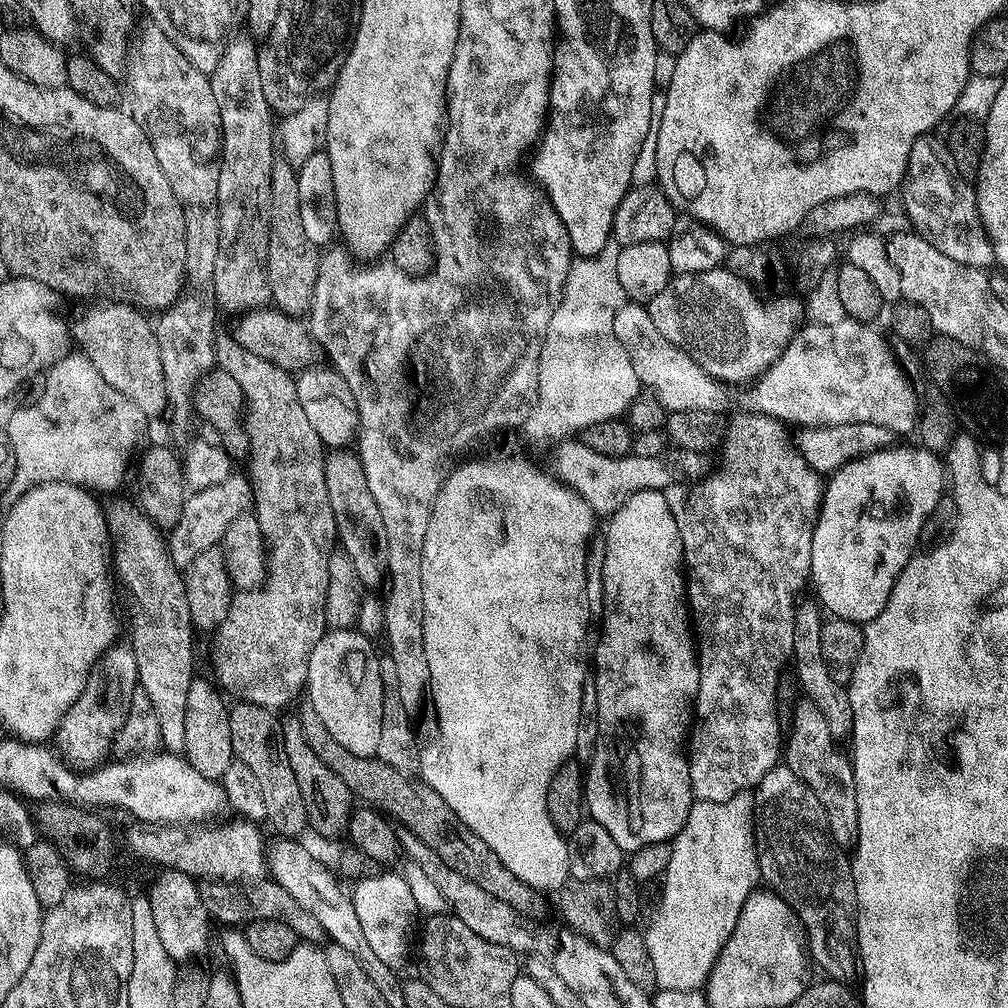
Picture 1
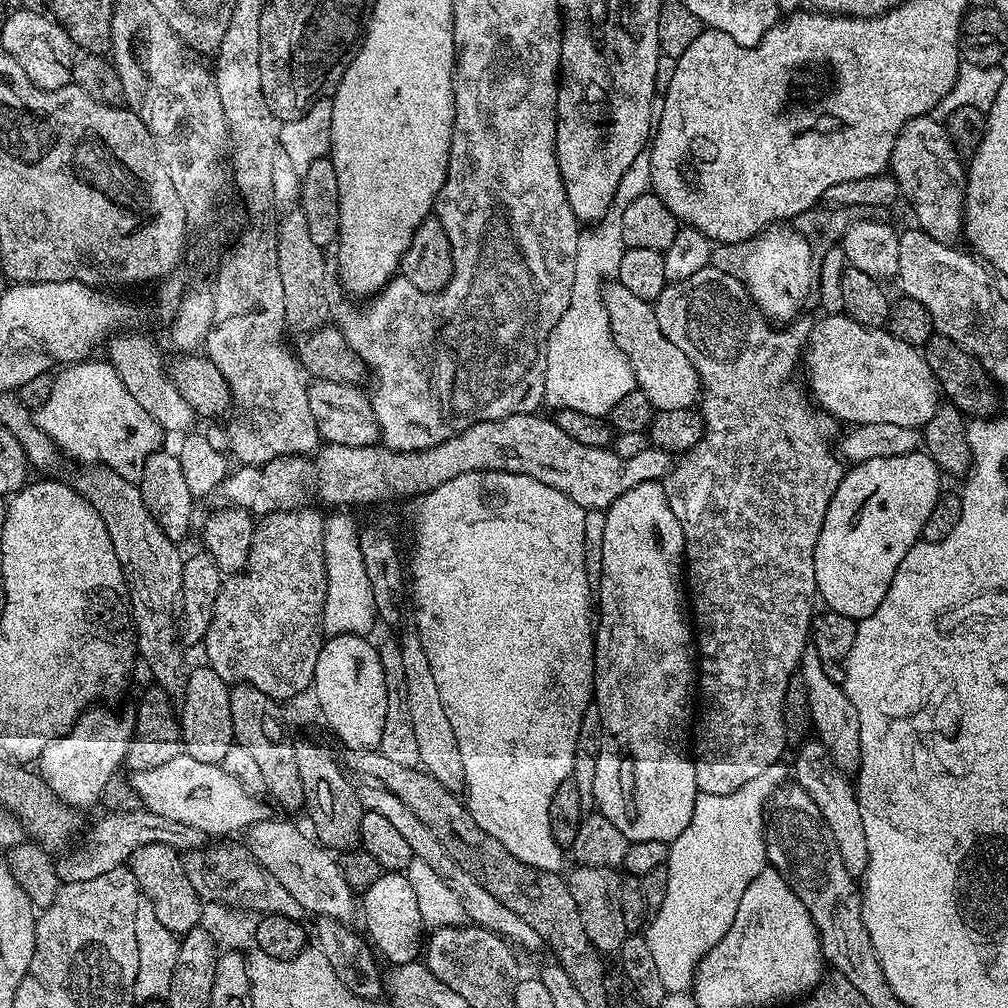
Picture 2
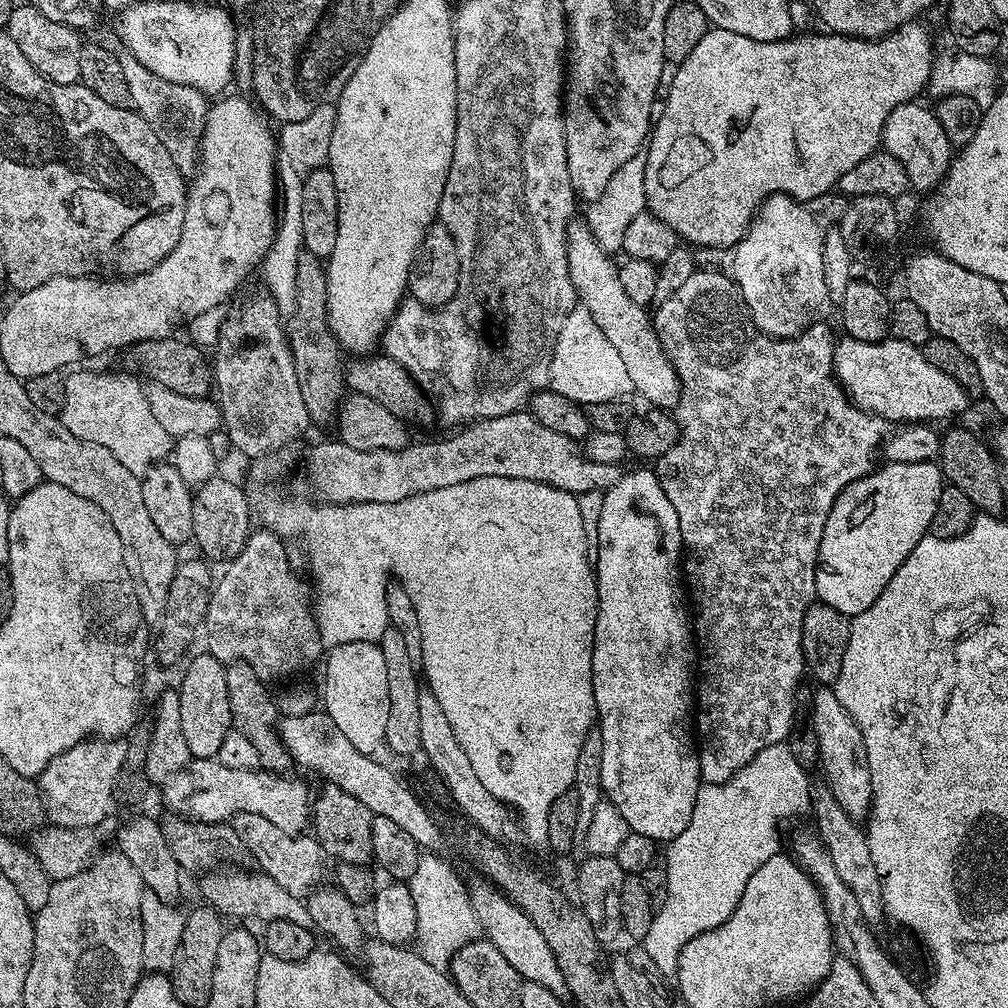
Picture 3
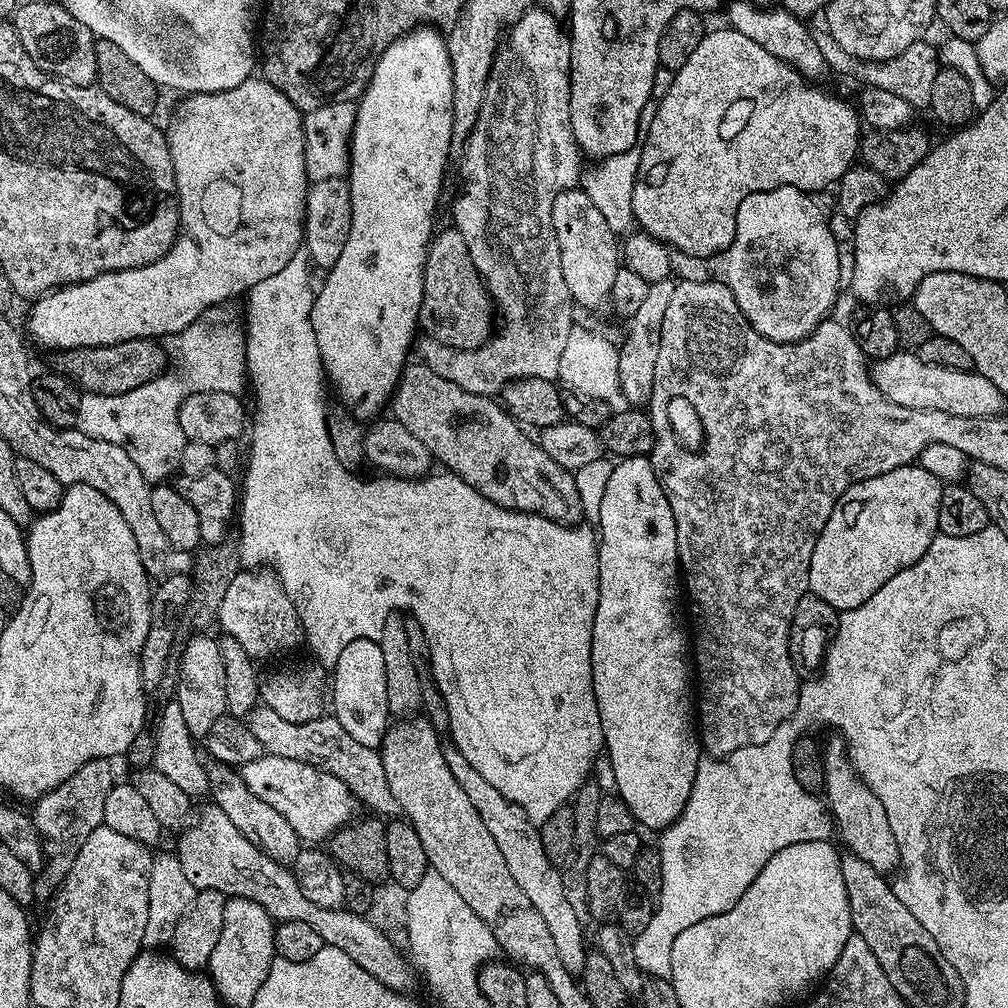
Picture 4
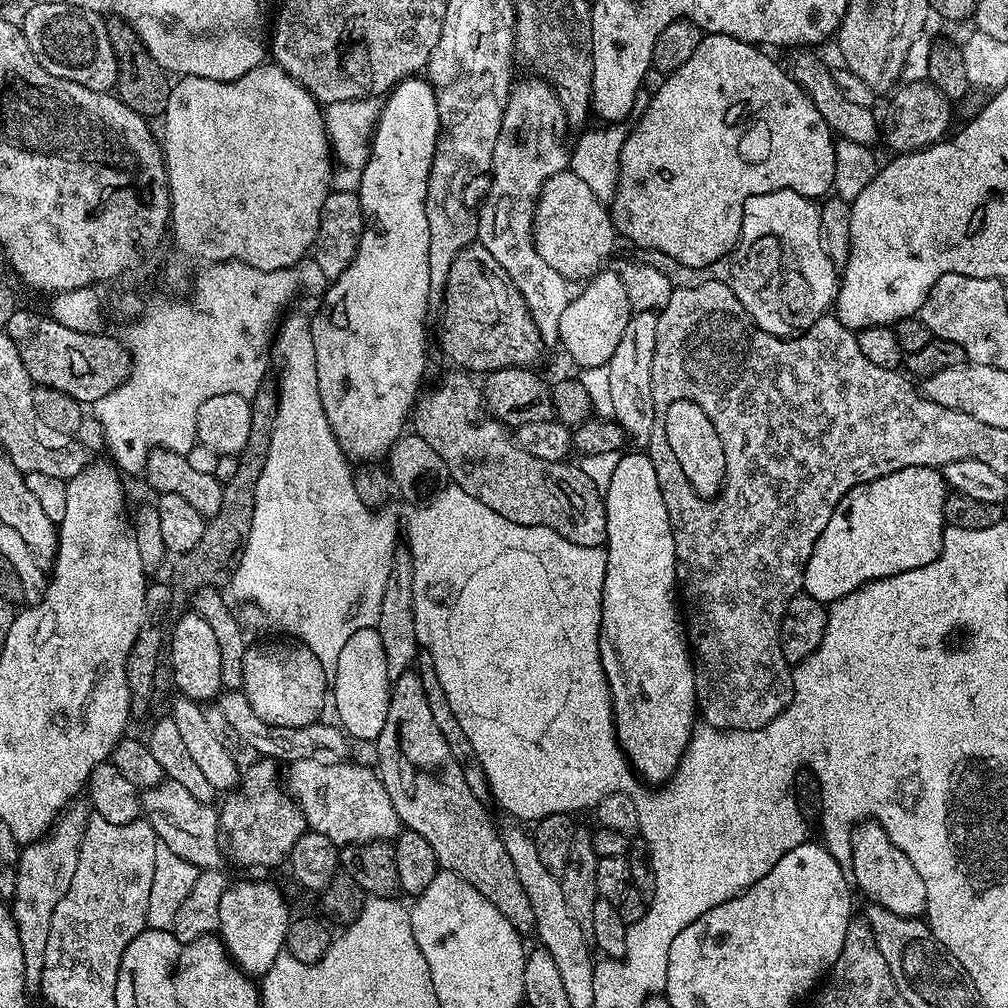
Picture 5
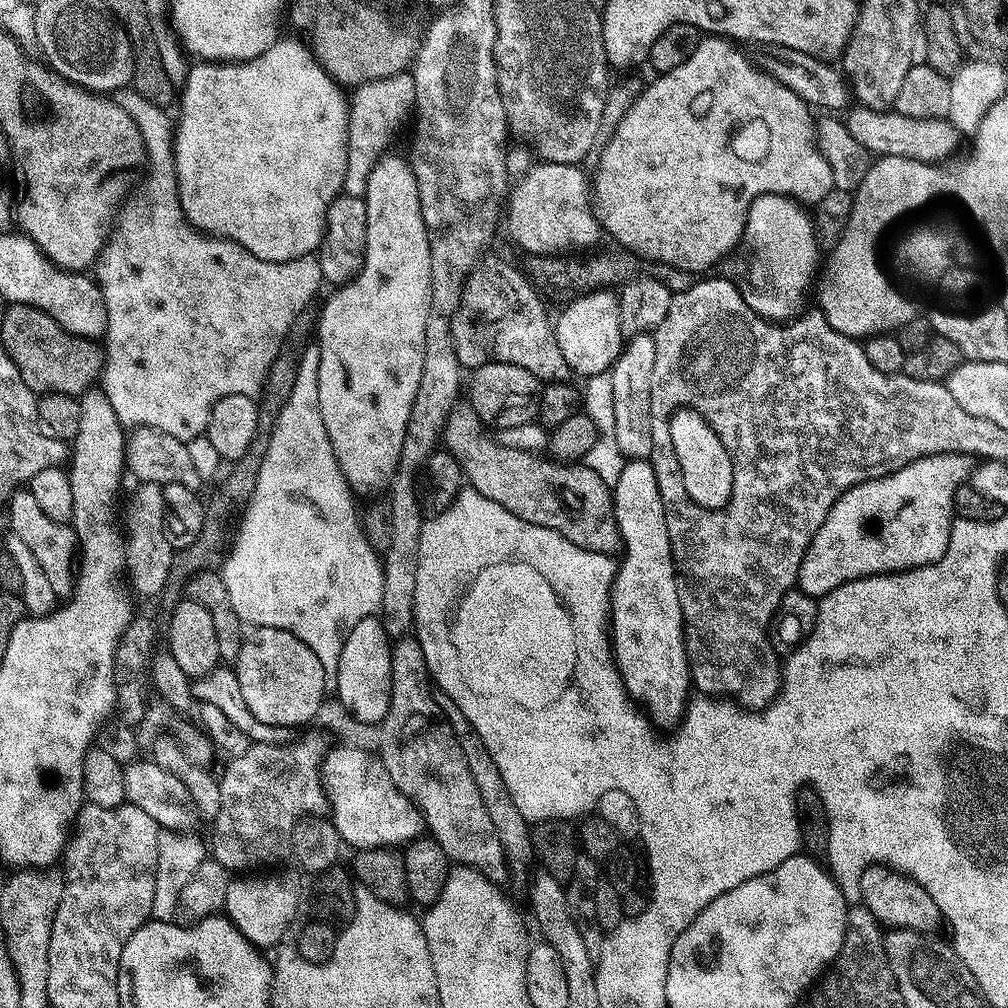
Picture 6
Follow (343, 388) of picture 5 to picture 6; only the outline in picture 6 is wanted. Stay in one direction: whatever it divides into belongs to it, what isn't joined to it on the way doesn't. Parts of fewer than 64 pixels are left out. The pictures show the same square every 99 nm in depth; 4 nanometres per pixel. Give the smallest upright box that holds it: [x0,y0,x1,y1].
[318,154,432,498]

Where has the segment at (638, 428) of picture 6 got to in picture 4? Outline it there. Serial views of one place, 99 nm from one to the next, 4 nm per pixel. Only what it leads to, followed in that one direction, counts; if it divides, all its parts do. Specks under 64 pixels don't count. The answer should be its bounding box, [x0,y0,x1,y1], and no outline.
[618,278,677,406]

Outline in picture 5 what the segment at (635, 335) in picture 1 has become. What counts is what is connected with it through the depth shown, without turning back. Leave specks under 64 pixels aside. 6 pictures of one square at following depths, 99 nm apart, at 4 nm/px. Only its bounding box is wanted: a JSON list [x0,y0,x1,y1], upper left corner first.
[532,170,618,282]

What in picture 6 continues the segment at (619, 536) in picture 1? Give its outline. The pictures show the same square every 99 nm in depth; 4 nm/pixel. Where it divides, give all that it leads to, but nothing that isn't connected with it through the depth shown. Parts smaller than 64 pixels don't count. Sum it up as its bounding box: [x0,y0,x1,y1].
[610,459,690,721]

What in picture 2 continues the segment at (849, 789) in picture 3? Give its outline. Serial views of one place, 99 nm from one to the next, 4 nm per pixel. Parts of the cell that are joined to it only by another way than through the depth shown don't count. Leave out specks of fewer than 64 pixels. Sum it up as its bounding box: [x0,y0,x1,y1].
[798,646,862,774]

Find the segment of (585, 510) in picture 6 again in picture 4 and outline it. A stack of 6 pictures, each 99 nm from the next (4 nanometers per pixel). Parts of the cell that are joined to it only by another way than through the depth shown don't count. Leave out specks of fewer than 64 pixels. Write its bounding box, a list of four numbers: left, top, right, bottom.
[390,362,584,526]

